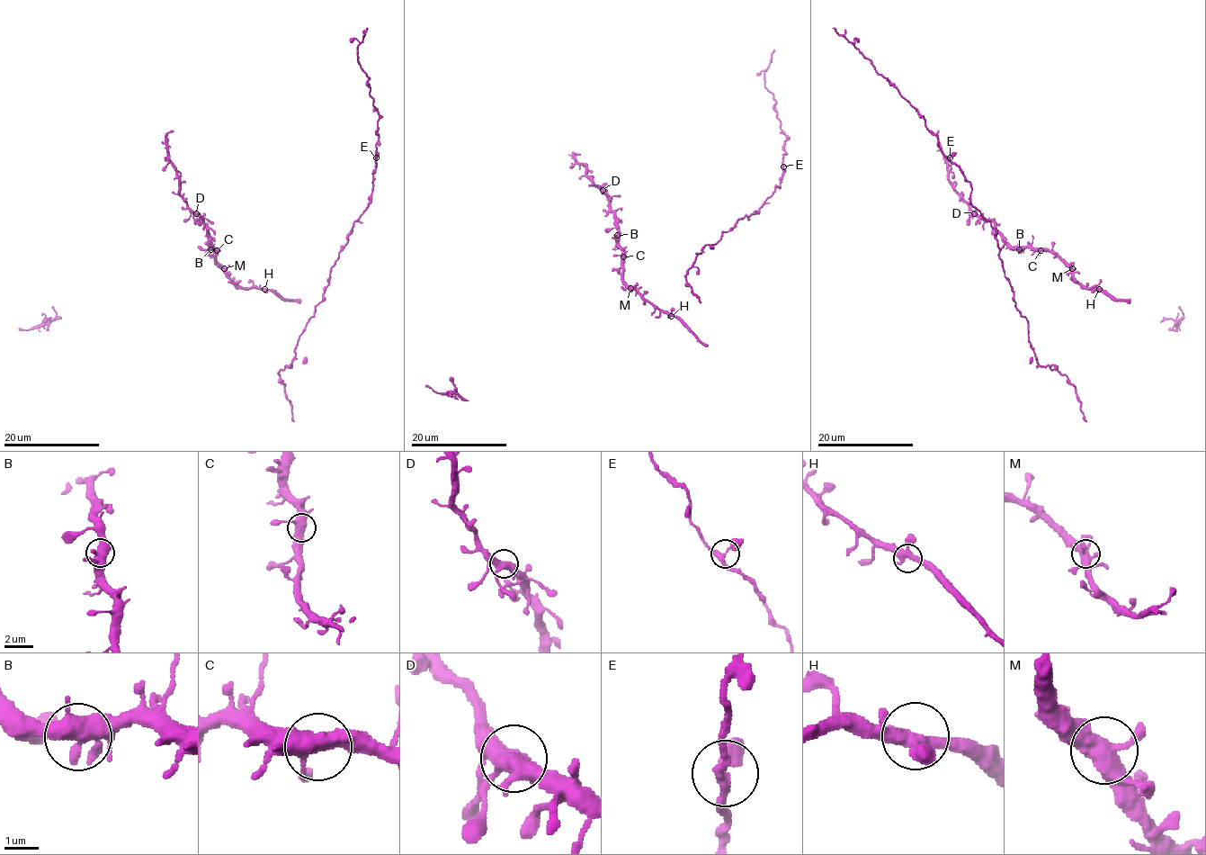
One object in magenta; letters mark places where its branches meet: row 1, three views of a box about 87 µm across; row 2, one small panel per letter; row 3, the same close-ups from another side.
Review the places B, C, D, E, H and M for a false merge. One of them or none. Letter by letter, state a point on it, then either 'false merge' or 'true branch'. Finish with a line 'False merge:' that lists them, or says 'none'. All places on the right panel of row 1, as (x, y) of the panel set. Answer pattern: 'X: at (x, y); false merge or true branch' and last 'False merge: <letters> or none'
B: at (1019, 249); true branch
C: at (1040, 250); true branch
D: at (974, 213); true branch
E: at (950, 157); true branch
H: at (1099, 289); true branch
M: at (1072, 268); true branch
False merge: none

